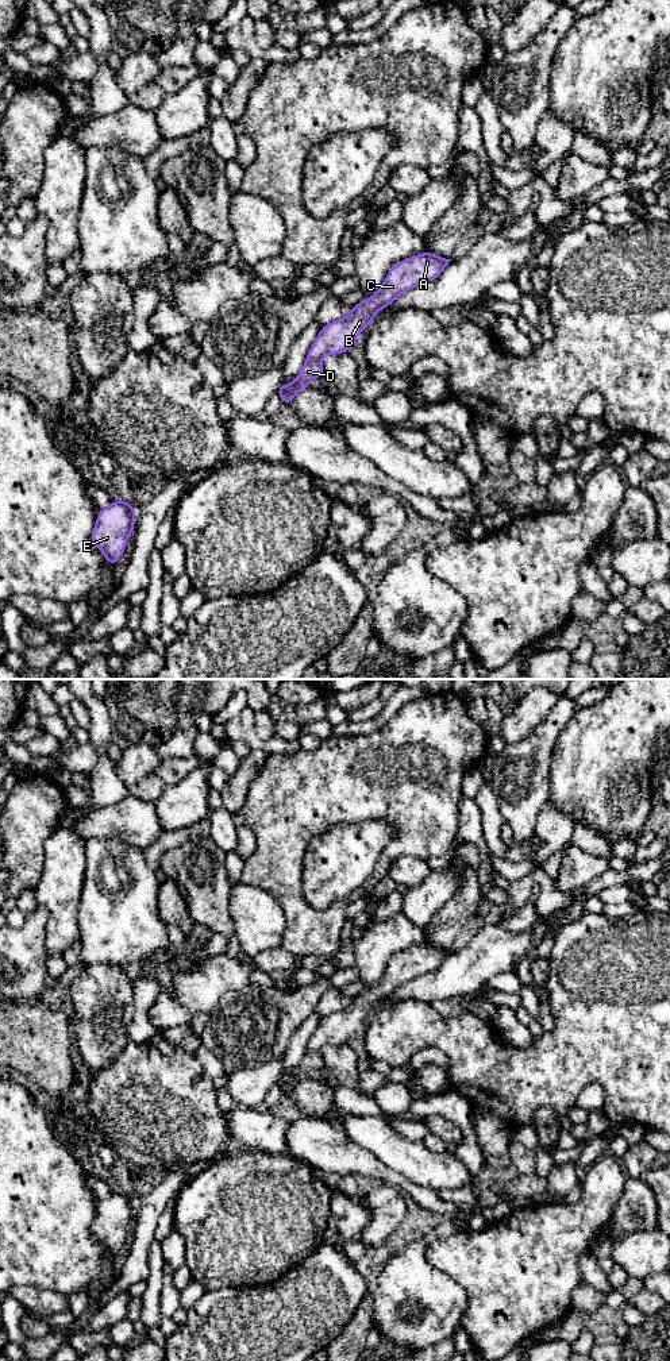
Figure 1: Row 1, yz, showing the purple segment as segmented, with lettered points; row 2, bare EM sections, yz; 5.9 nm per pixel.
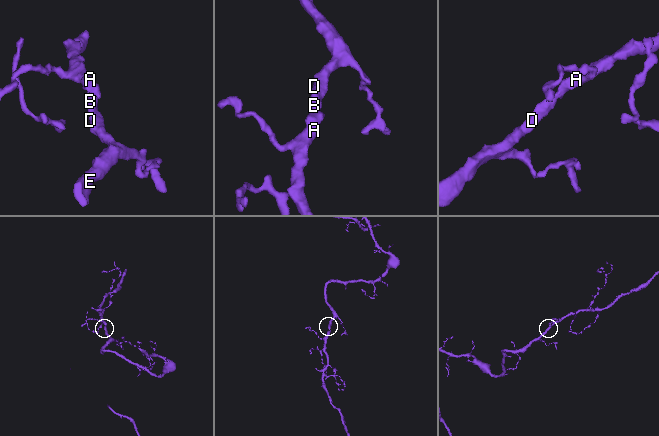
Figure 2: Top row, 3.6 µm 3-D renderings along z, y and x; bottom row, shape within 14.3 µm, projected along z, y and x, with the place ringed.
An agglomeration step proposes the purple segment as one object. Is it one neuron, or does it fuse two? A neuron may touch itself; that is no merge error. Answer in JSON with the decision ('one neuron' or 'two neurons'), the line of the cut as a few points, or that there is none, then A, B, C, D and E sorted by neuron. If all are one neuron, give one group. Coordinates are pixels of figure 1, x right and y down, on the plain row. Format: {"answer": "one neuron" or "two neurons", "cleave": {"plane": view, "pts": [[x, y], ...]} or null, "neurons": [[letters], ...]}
{"answer": "one neuron", "cleave": null, "neurons": [["A", "B", "C", "D", "E"]]}

